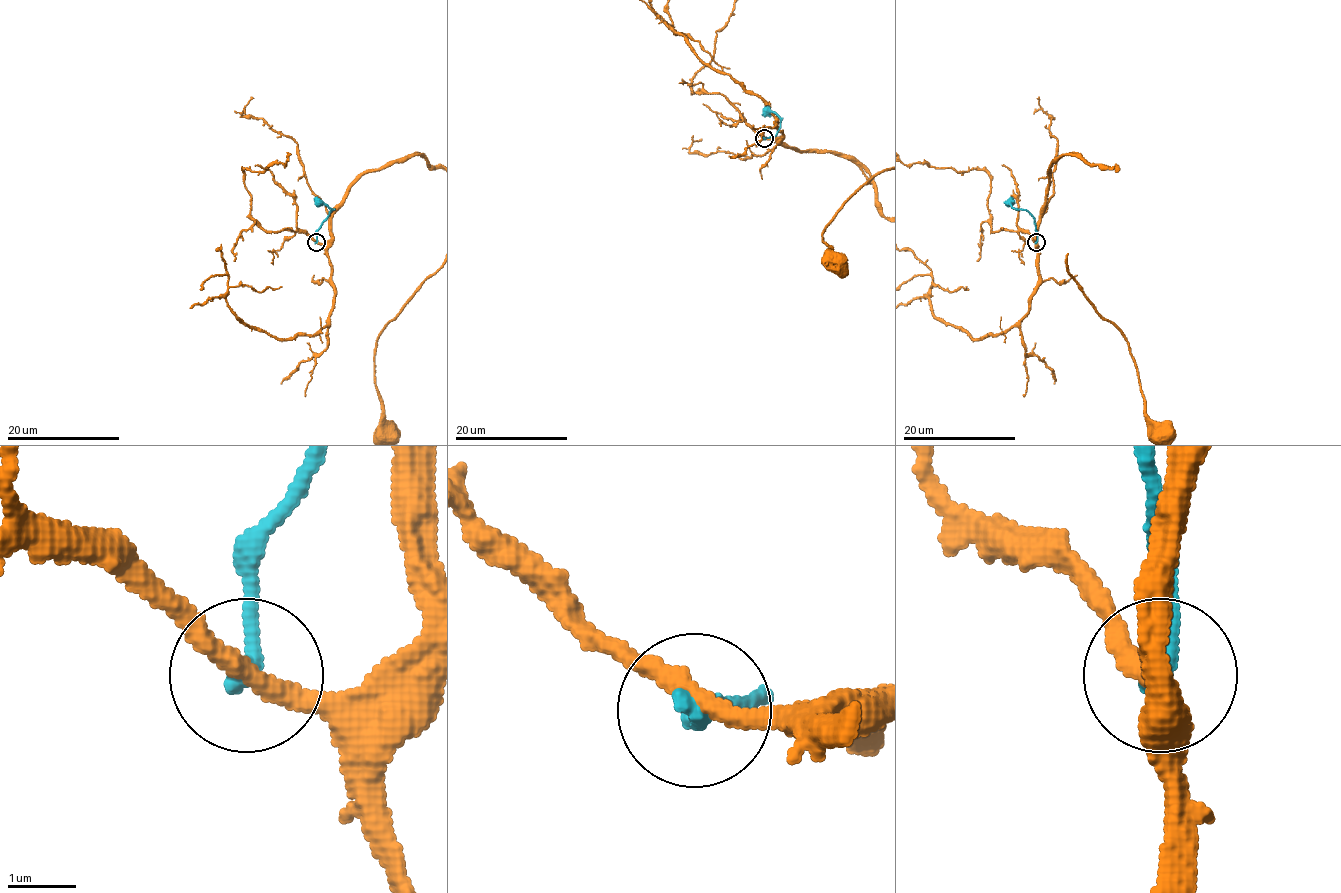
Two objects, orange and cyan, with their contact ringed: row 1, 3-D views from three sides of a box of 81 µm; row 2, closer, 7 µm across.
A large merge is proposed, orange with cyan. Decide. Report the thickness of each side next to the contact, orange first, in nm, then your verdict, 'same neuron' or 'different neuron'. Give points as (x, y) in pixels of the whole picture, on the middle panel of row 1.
300 nm thick on the orange side, 280 nm on the other; different neuron

